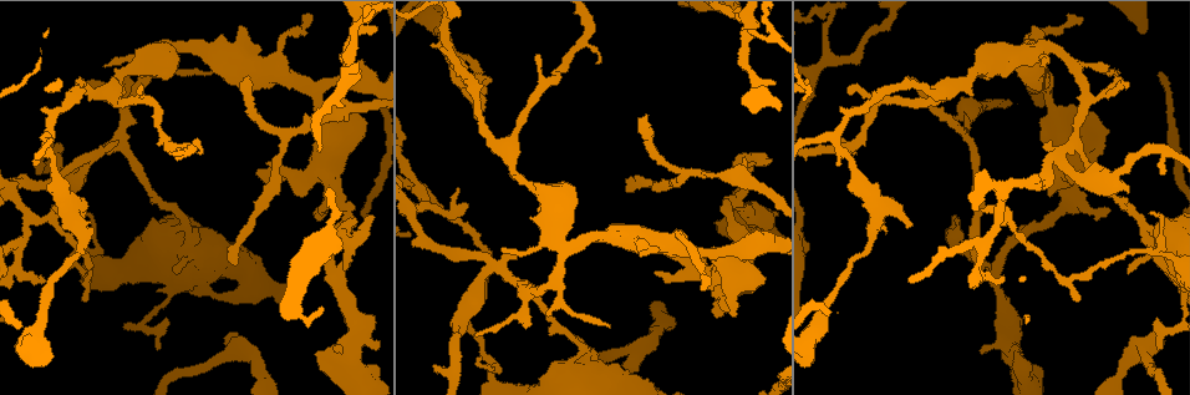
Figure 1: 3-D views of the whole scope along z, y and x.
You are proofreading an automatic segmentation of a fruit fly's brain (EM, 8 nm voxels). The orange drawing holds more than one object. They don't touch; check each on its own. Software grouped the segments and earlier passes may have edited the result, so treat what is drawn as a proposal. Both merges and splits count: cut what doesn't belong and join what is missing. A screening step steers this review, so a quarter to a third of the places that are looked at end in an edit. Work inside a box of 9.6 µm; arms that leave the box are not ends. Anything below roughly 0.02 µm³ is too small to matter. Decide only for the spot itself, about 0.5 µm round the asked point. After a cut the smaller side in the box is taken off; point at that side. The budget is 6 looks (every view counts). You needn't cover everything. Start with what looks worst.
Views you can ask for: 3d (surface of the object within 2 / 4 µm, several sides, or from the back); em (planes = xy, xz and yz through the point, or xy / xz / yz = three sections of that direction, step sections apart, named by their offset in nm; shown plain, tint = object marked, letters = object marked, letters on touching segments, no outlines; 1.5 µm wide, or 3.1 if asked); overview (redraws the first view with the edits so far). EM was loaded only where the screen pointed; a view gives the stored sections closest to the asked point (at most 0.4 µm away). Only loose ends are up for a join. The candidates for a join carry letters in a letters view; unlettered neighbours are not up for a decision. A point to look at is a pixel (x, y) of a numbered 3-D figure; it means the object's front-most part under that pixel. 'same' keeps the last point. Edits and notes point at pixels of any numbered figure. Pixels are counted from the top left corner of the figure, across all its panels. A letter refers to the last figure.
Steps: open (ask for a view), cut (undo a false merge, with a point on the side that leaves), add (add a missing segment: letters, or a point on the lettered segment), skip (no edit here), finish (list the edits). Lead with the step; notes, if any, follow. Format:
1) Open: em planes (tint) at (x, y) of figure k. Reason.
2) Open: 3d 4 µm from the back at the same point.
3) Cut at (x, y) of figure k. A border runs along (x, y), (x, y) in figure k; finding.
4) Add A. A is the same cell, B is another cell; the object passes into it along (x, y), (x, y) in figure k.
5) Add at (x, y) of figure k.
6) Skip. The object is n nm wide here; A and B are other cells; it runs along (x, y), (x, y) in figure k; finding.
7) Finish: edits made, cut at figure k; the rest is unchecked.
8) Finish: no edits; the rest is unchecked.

Open: em planes (letters) at (982, 274) of figure 1. Abrupt turn.

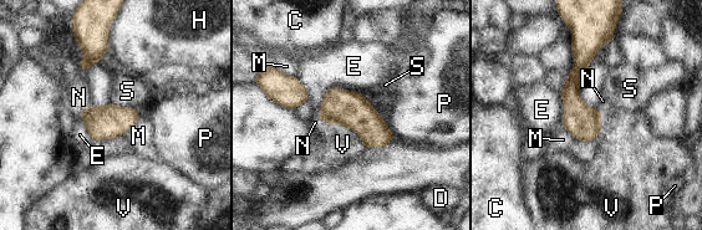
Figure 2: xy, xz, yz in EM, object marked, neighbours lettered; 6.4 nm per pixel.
Skip. C, D, E, H, M, N, P, S and V are other cells; it runs along (585, 41), (573, 105), (586, 138) in figure 2; all the same cell.

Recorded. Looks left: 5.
Open: 3d 2 µm at (630, 189) of figure 1. Long arm stops here.

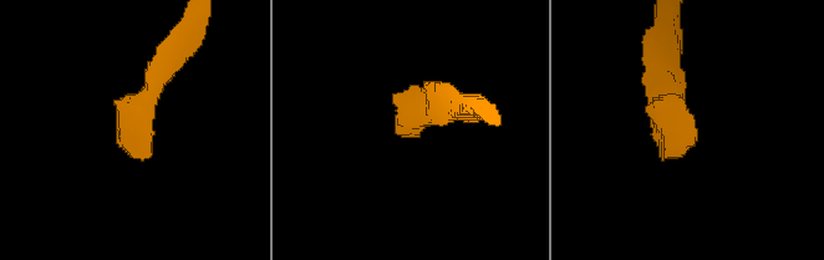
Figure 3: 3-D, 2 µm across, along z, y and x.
Open: em planes (letters) at (139, 148) of figure 3.

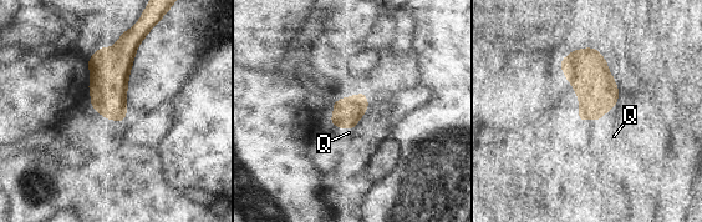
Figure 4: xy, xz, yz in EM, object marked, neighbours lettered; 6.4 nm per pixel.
Add Q. Q is the same cell; the cell continues.

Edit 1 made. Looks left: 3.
Open: overview.

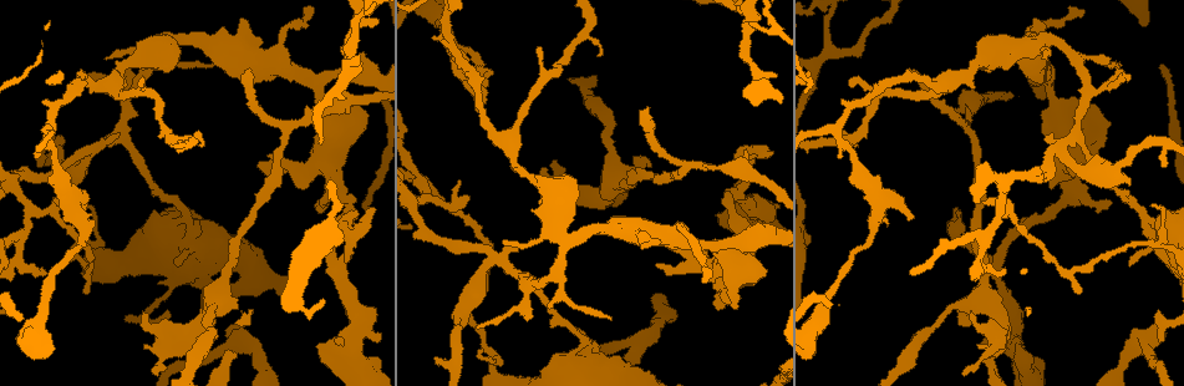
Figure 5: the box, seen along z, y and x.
Open: em planes (letters) at (735, 308) of figure 5. Branch stops here.

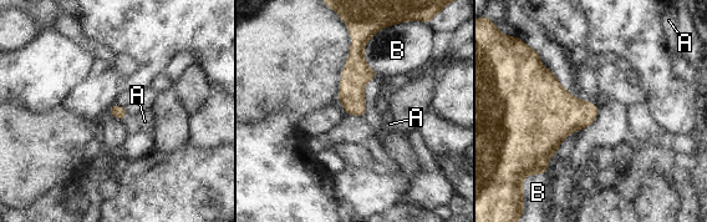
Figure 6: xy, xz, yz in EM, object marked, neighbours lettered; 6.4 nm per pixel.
Add A. A is the same cell, B is another cell; the object passes into it along (120, 112), (125, 117), (145, 121) in figure 6; it goes on there.

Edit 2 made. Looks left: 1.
Finish: edits made, add at figure 4, add at figure 6; the rest is unchecked.

